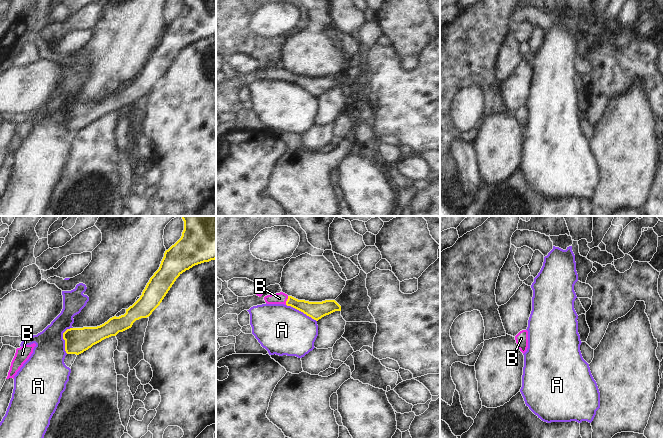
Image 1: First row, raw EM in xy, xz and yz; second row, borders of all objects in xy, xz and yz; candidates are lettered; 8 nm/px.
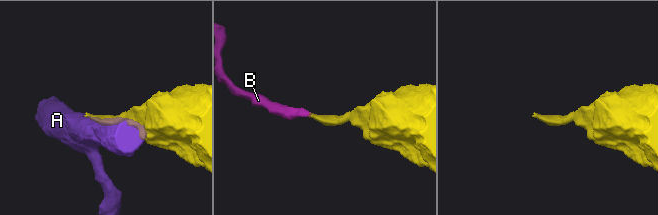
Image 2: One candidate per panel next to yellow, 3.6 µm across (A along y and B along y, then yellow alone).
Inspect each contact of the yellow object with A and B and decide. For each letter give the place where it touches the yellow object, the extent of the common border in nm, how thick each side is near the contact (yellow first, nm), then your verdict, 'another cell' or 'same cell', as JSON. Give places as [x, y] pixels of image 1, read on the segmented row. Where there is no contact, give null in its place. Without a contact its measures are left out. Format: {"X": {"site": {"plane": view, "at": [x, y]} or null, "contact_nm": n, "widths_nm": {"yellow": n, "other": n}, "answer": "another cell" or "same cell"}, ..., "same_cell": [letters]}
{"A": {"site": {"plane": "xz", "at": [301, 311]}, "contact_nm": 280, "widths_nm": {"yellow": 140, "other": 400}, "answer": "another cell"}, "B": {"site": {"plane": "xz", "at": [287, 300]}, "contact_nm": 80, "widths_nm": {"yellow": 140, "other": 100}, "answer": "same cell"}, "same_cell": ["B"]}

